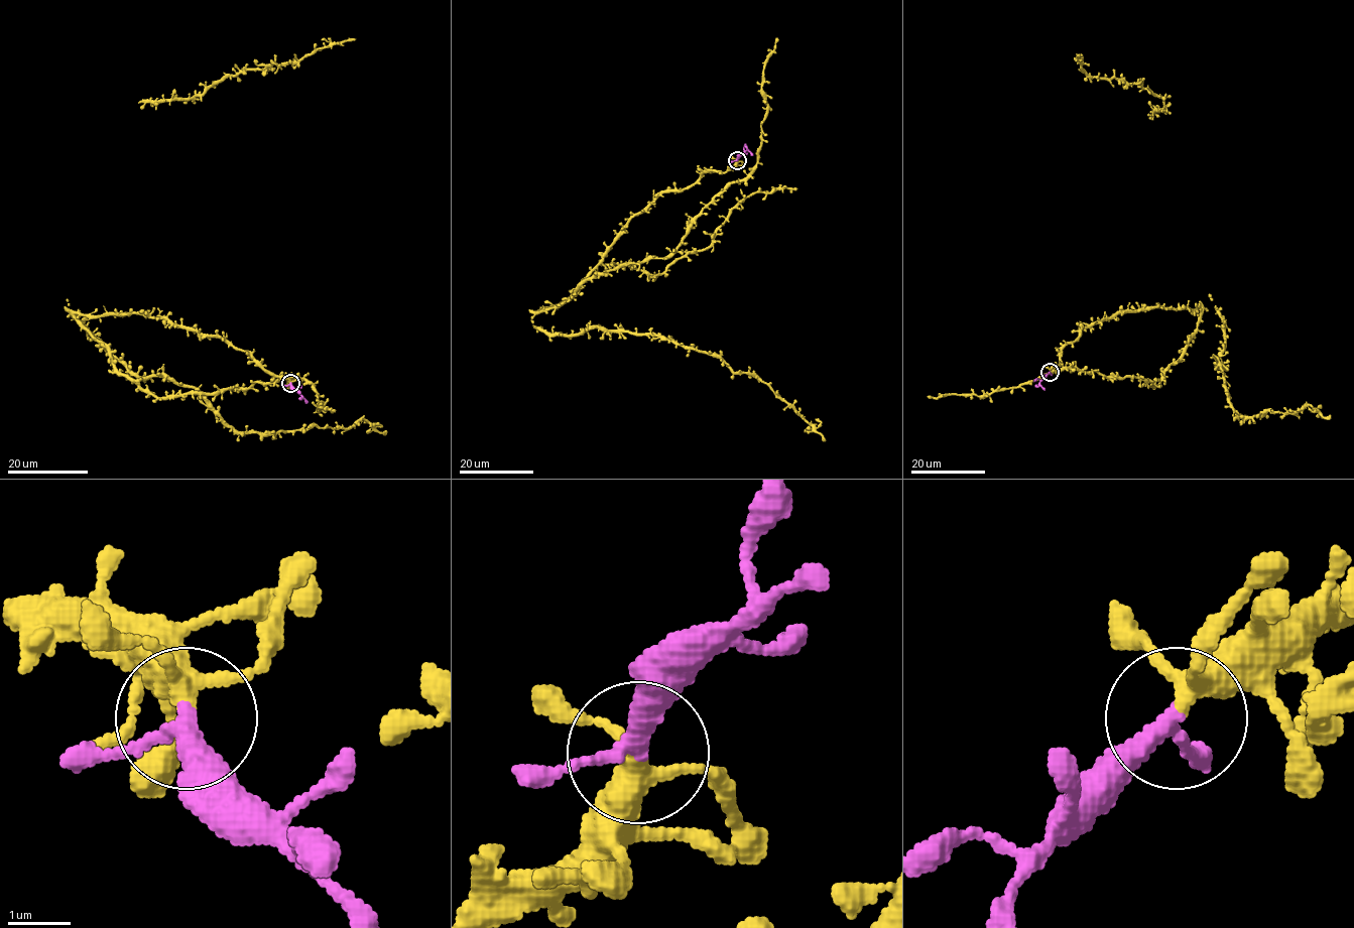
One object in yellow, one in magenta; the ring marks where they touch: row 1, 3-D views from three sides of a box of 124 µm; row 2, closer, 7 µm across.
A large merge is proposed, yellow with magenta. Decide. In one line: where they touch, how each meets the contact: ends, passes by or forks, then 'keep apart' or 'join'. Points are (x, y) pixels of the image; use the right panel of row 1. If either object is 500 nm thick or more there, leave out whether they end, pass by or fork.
(1050, 372) | yellow forks | magenta passes by | join

